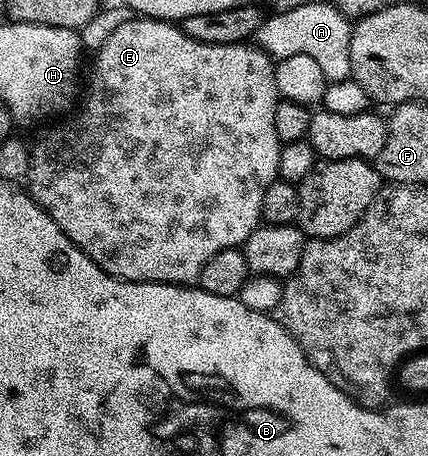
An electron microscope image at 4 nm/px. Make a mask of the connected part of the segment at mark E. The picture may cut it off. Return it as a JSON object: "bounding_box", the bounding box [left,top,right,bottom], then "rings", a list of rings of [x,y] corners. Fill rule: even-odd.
{"bounding_box":[28,16,283,284],"rings":[[[141,16],[131,17],[130,21],[125,22],[116,28],[116,32],[112,34],[104,43],[97,47],[94,58],[94,71],[90,74],[91,90],[87,92],[81,99],[80,105],[73,111],[74,118],[67,117],[59,130],[50,130],[38,142],[38,147],[34,146],[30,156],[30,174],[28,177],[28,193],[42,209],[48,212],[48,216],[52,216],[52,220],[62,231],[76,243],[81,250],[89,256],[93,262],[113,278],[122,278],[125,282],[173,282],[175,284],[194,284],[197,283],[200,276],[200,268],[204,268],[204,264],[208,264],[208,260],[212,260],[212,256],[216,256],[216,252],[221,250],[233,250],[241,247],[248,240],[250,233],[258,229],[262,216],[262,205],[264,204],[264,194],[268,192],[268,188],[278,178],[278,165],[280,164],[280,154],[282,152],[283,143],[278,140],[278,133],[274,127],[274,109],[280,100],[278,86],[274,83],[274,71],[272,69],[272,59],[269,54],[259,52],[253,45],[235,44],[233,46],[225,46],[224,44],[206,44],[200,40],[192,40],[192,36],[185,34],[181,25],[175,24],[170,20],[161,18],[144,18]]]}

